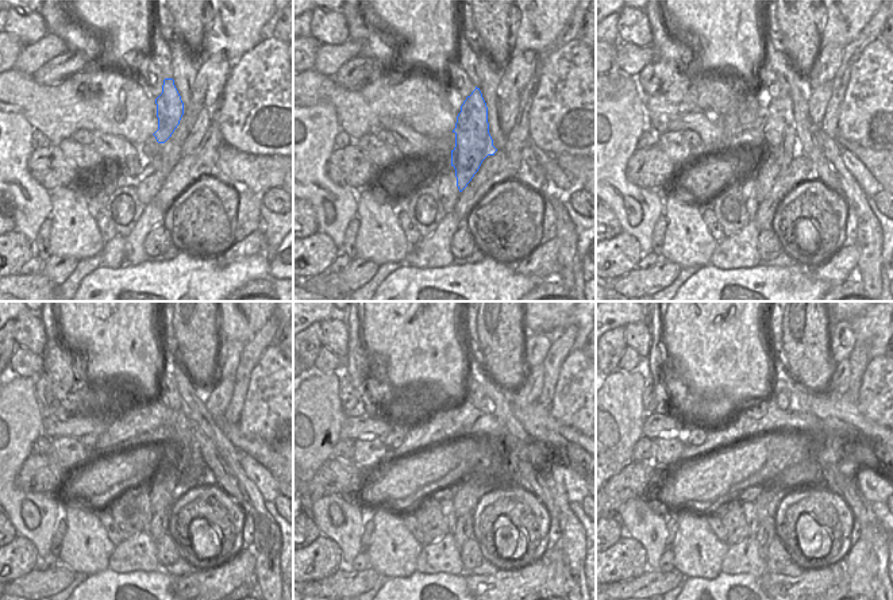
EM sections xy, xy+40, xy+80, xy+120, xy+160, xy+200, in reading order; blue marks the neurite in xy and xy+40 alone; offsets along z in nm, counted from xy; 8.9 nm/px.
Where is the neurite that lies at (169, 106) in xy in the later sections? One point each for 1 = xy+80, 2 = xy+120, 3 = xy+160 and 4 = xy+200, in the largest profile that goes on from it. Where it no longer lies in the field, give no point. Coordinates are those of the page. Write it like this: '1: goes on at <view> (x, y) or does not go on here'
1: goes on at xy+80 (780, 131)
2: goes on at xy+120 (161, 489)
3: goes on at xy+160 (466, 495)
4: goes on at xy+200 (768, 502)

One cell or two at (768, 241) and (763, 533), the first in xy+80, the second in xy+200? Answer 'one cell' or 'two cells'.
two cells

